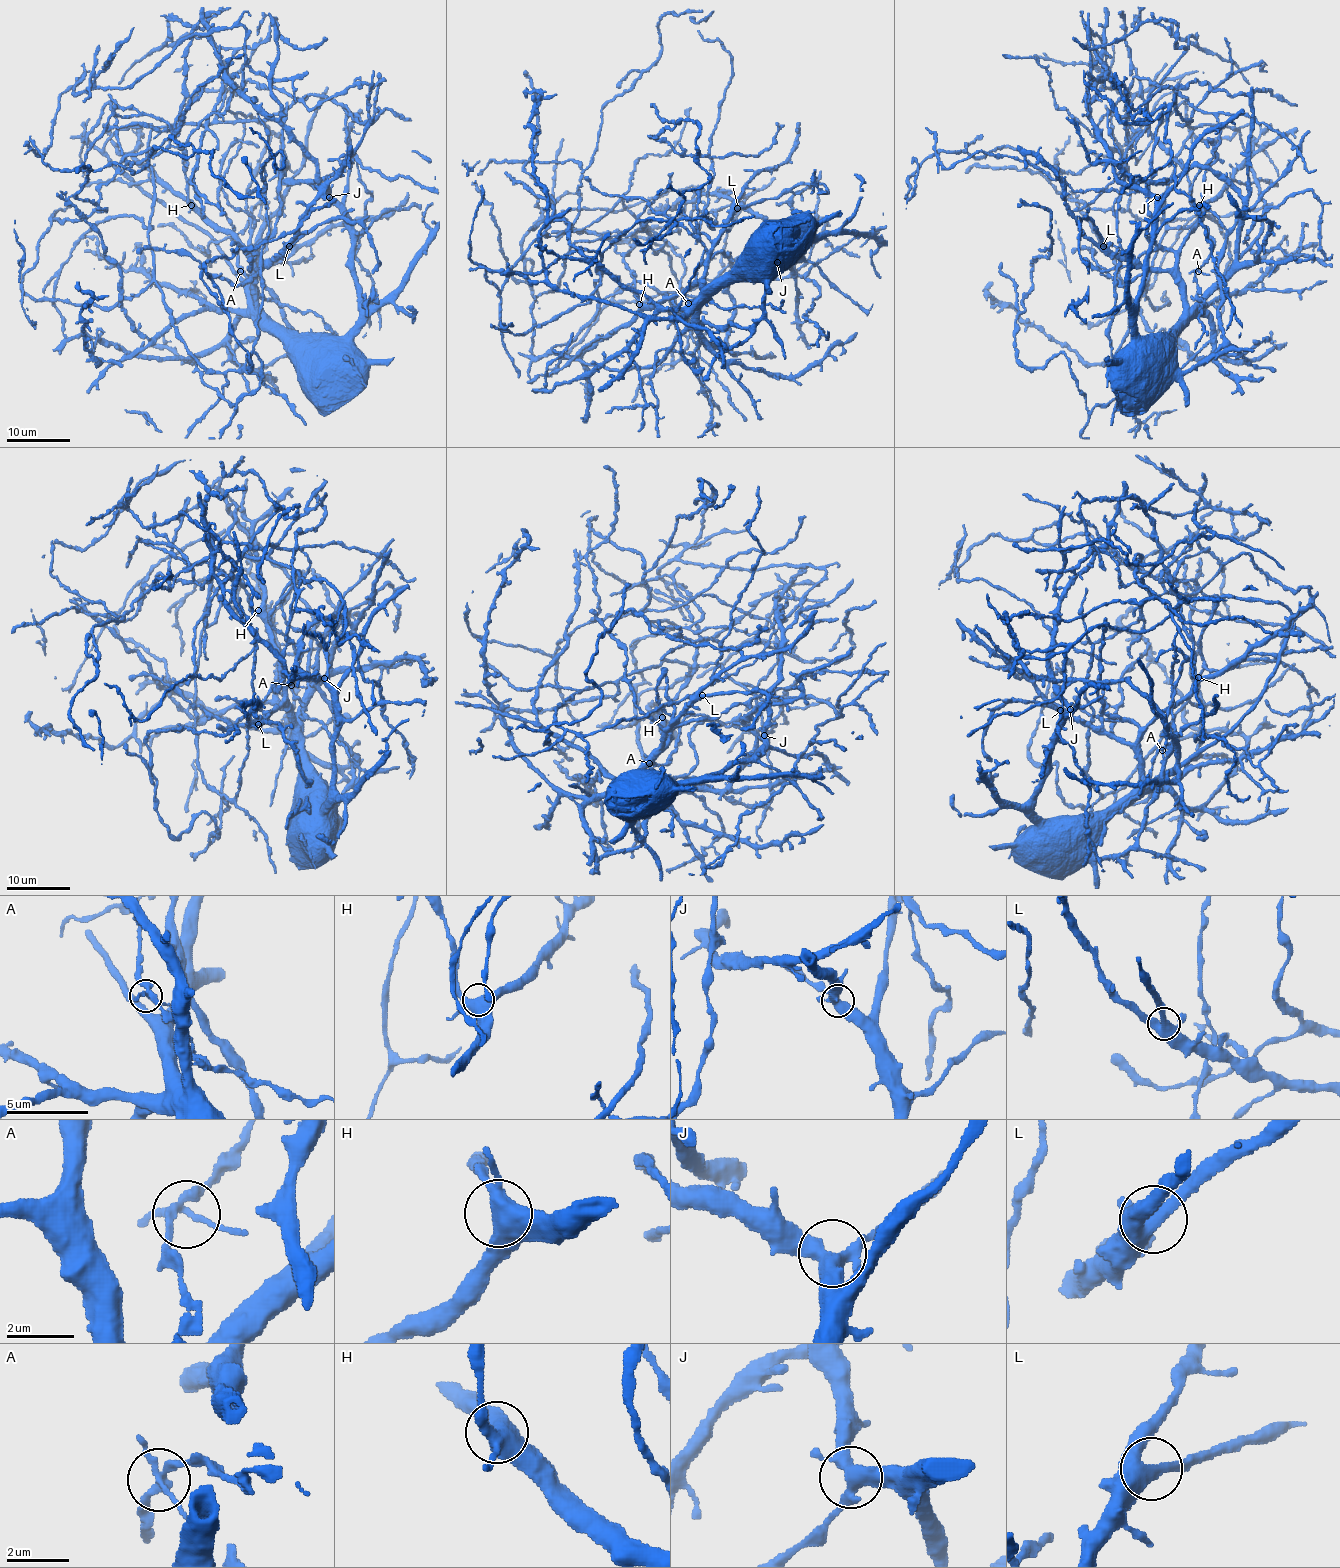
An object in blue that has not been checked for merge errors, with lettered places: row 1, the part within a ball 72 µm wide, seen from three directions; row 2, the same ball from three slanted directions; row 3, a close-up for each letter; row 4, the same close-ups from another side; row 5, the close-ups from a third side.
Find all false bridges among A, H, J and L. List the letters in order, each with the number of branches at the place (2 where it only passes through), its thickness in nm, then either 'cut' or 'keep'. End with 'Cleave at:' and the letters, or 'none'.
A: branches 4; calibre 260 nm; keep
H: branches 4; calibre 440 nm; keep
J: branches 4; calibre 440 nm; keep
L: branches 3; calibre 380 nm; keep
Cleave at: none

